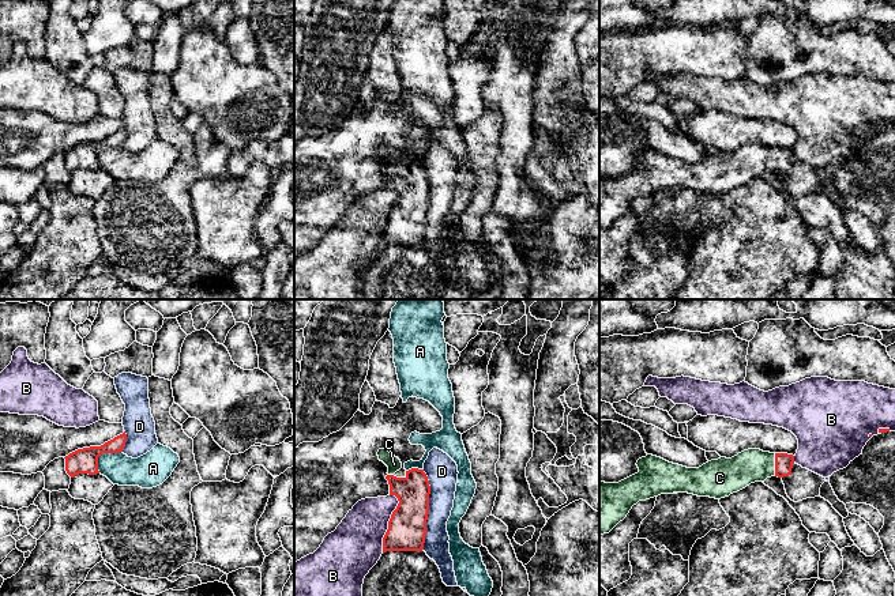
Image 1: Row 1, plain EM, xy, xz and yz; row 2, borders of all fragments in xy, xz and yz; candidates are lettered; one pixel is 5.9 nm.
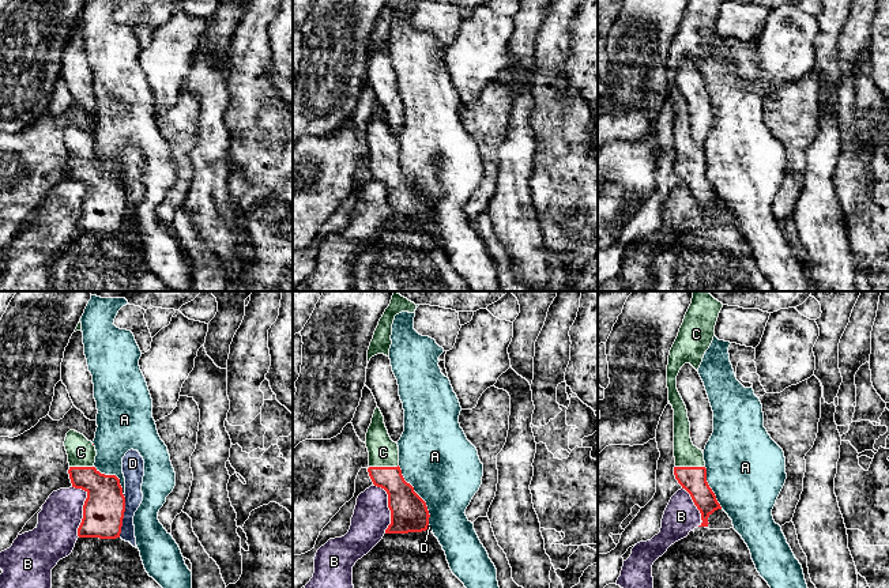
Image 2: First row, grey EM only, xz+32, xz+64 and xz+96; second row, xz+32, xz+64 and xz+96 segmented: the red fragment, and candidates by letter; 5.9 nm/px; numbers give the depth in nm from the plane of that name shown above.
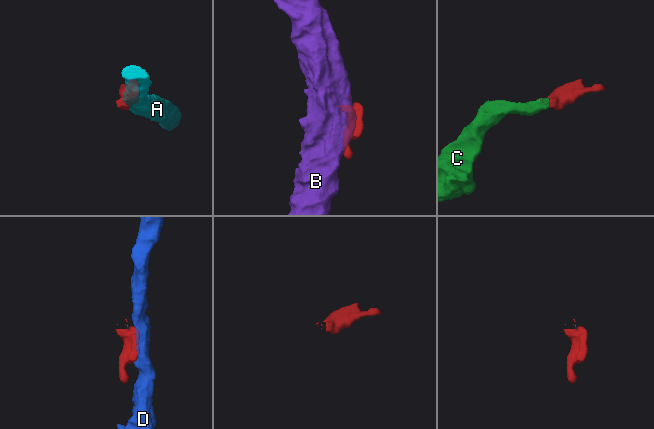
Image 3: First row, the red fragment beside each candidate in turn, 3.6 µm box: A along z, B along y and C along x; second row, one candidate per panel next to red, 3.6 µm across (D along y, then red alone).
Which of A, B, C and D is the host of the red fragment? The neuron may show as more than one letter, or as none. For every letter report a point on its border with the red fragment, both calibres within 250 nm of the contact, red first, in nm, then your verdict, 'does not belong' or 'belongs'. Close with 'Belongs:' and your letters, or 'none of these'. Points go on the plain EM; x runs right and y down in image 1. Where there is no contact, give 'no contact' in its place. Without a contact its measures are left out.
A: xy (102, 147) | 150/180 nm | does not belong
B: xz (388, 218) | 220/320 nm | does not belong
C: yz (775, 159) | 110/200 nm | belongs
D: xz (428, 206) | 220/190 nm | does not belong
Belongs: C

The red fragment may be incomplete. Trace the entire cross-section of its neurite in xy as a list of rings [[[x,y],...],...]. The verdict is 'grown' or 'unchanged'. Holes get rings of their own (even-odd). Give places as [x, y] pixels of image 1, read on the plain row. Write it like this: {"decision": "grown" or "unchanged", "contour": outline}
{"decision": "unchanged", "contour": [[[125,127],[113,135],[105,137],[101,142],[90,142],[78,144],[68,151],[65,151],[65,166],[67,169],[74,173],[79,169],[89,169],[95,170],[99,169],[98,166],[98,152],[102,148],[119,148],[123,147],[124,140],[127,137]]]}

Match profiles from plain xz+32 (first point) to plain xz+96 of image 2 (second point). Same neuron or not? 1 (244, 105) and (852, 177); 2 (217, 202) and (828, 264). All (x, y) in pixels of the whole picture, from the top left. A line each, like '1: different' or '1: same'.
1: same
2: same

